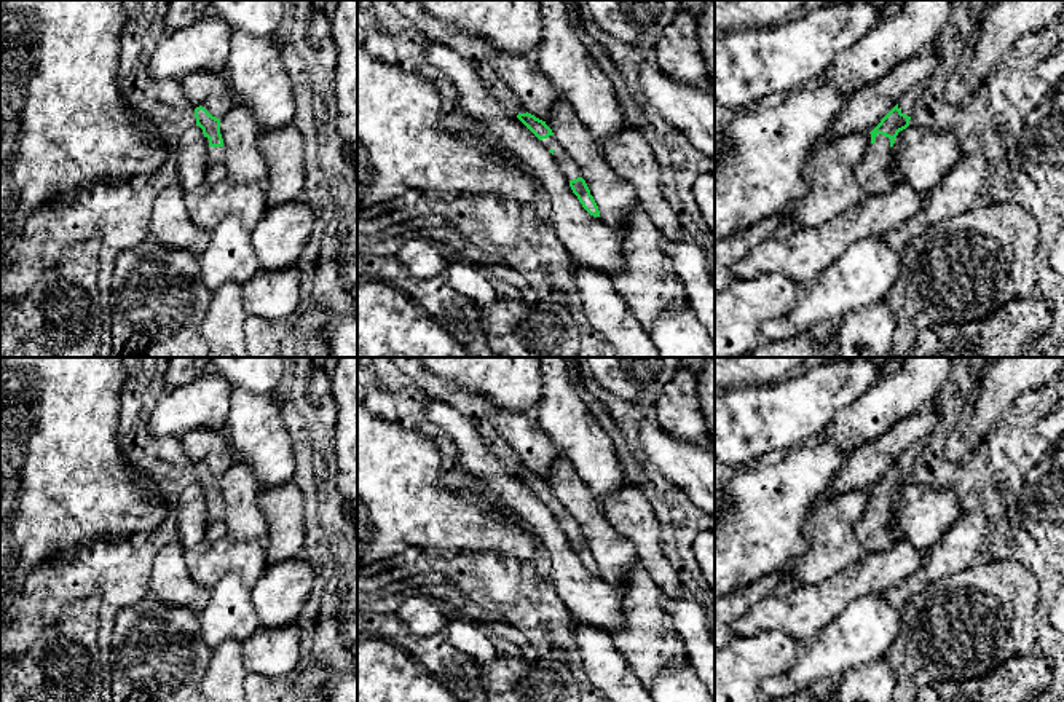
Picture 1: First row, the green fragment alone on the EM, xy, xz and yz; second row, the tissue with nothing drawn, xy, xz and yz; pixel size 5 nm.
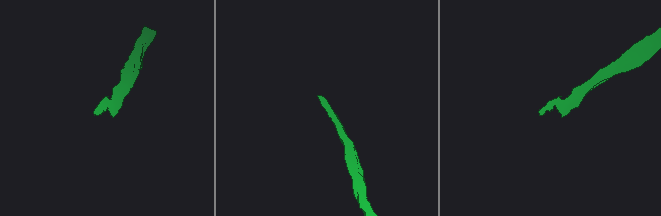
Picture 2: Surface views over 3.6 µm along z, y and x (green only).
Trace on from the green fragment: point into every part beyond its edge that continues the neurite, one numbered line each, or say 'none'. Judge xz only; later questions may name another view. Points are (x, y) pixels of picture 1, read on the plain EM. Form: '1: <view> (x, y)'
1: xz (570, 527)

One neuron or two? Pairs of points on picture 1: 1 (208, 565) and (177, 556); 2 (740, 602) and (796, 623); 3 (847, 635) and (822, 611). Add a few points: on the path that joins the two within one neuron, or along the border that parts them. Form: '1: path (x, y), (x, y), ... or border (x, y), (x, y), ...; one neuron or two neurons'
1: border (189, 554), (190, 576), (200, 586), (209, 589); two neurons
2: border (785, 589), (753, 605), (732, 624), (734, 634); two neurons
3: border (862, 597), (851, 602), (814, 635); two neurons

